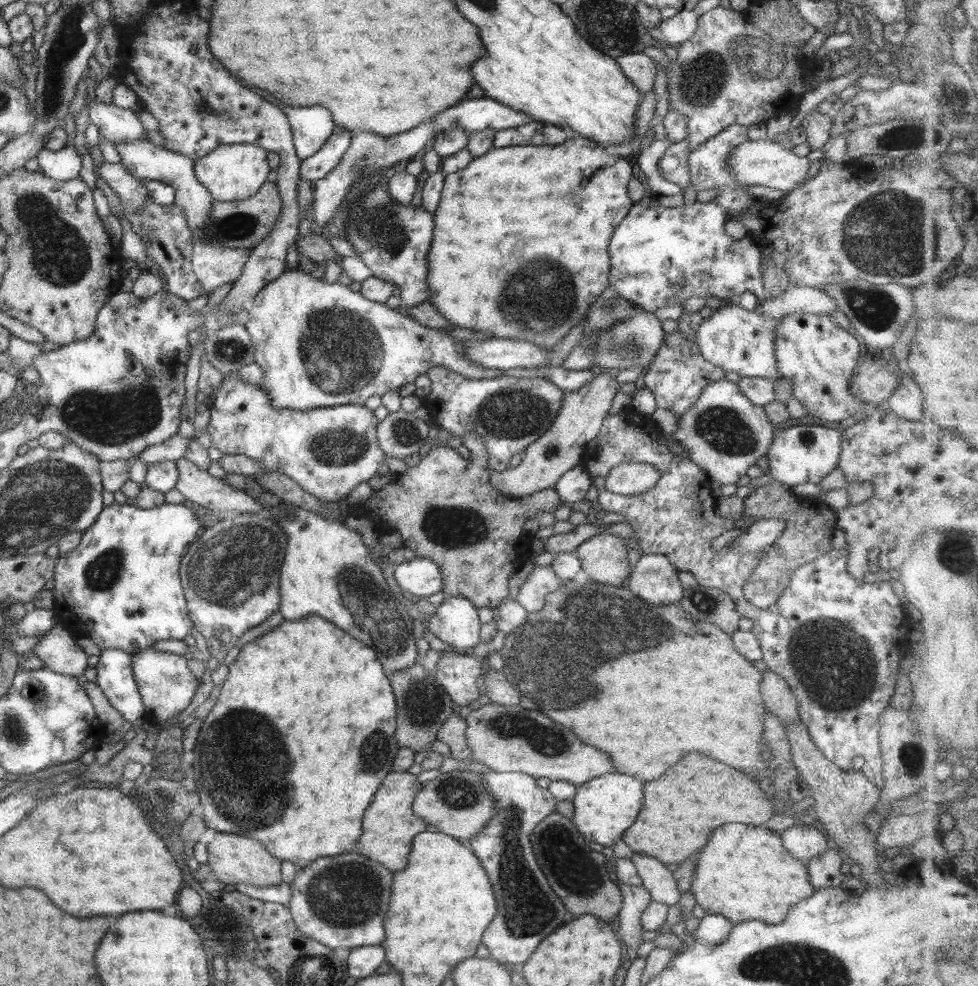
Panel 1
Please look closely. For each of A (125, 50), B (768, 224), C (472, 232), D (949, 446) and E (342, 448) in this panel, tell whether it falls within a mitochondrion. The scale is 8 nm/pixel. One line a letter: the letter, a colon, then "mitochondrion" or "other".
A: other
B: other
C: other
D: other
E: mitochondrion

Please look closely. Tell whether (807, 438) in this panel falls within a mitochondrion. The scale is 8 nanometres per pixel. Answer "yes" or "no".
no

